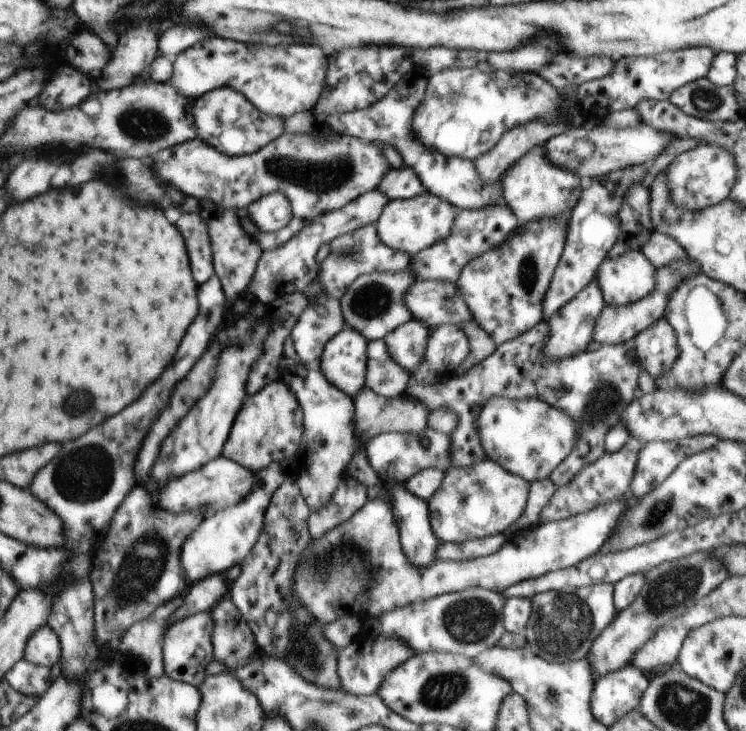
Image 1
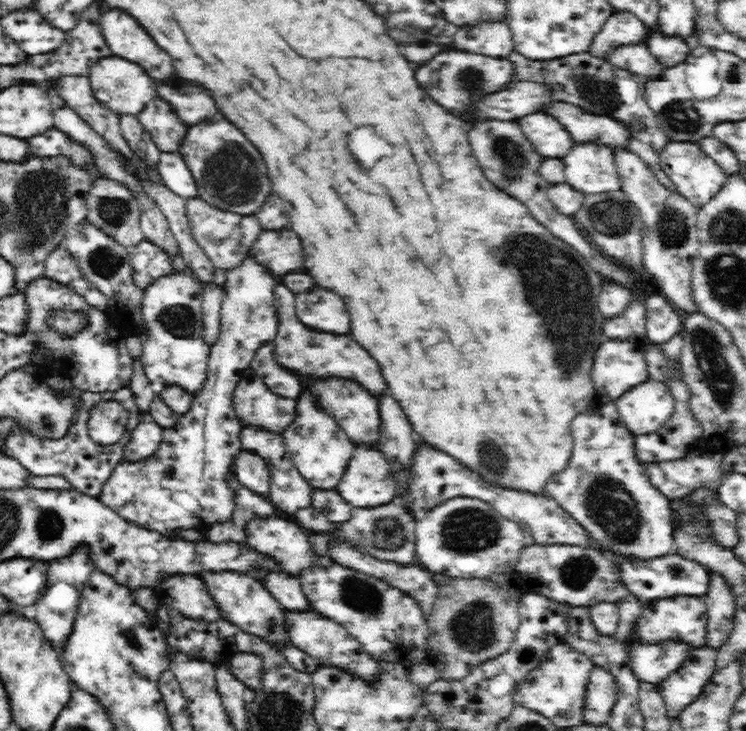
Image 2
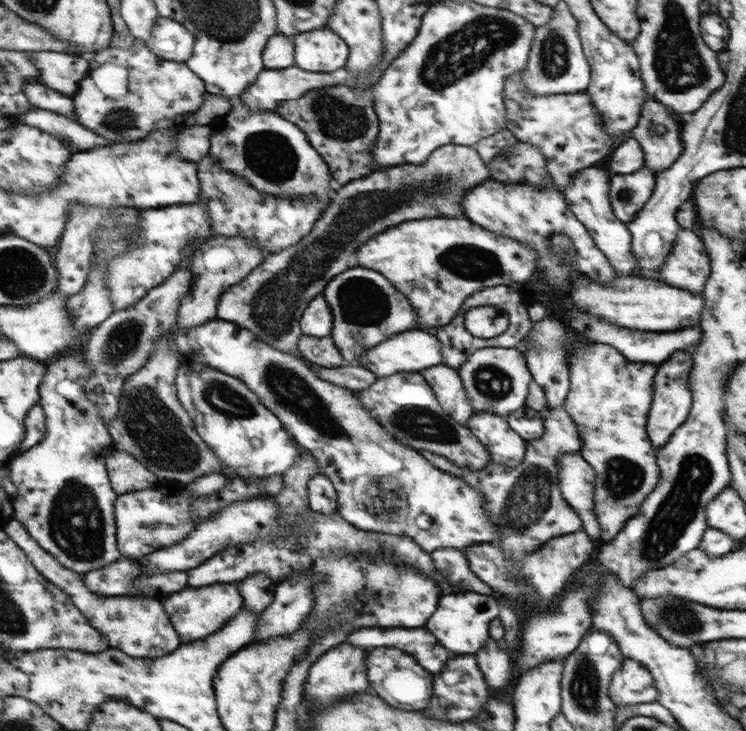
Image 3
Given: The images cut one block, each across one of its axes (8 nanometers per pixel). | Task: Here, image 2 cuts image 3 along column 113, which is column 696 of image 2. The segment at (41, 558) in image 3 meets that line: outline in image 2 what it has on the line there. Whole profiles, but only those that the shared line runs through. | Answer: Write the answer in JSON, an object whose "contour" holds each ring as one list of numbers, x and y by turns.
{"contour":[[670,595,643,603,640,618,637,622,636,637,637,640,652,643,661,640,680,637,684,641,690,641,694,648,702,647,707,621,707,606,699,596]]}

